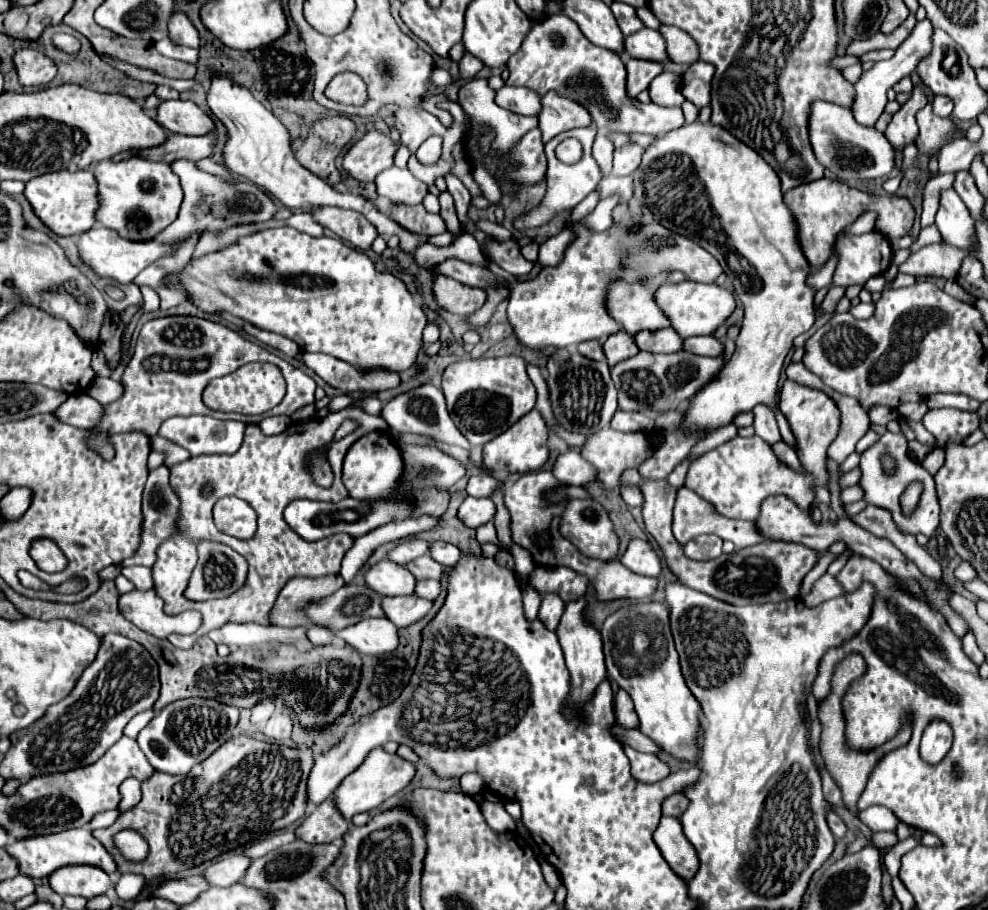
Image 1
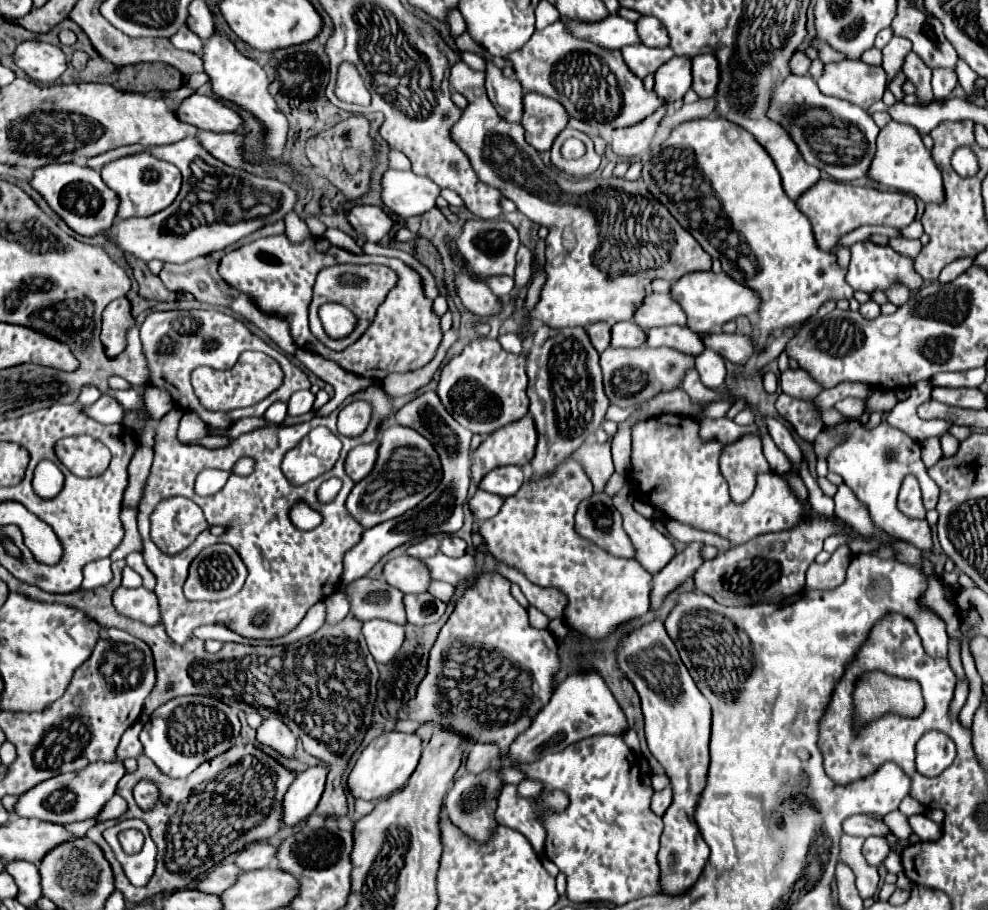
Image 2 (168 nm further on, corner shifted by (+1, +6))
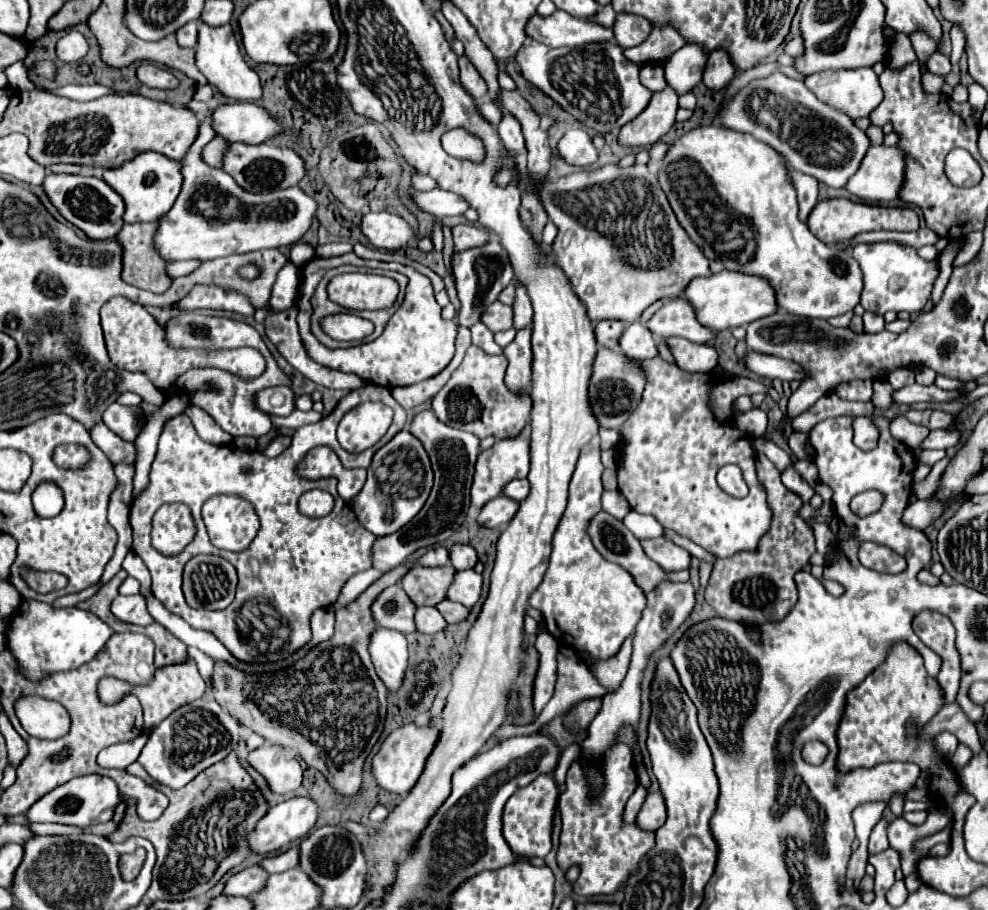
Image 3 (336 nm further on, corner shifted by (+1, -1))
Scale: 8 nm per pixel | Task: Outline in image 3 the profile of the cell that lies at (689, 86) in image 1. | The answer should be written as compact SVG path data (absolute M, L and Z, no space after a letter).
M712 51L708 55L708 63L704 67L704 75L702 75L702 83L710 89L710 91L720 91L726 89L730 85L734 77L734 65L730 63L730 57L726 51Z

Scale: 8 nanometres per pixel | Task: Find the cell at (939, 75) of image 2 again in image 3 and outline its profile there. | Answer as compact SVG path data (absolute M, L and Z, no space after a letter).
M934 51L934 53L932 53L932 57L928 59L926 67L928 67L928 71L930 71L930 73L942 75L942 77L946 77L946 75L950 73L950 69L952 69L952 65L950 65L948 57L946 57L946 55L940 55L938 51Z

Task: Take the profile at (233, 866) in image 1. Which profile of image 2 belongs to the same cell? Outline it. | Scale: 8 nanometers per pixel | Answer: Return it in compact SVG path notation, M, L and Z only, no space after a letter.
M254 842L250 846L246 846L238 856L236 856L236 864L242 870L258 870L258 868L266 868L274 862L276 856L276 846L270 846L268 842Z

